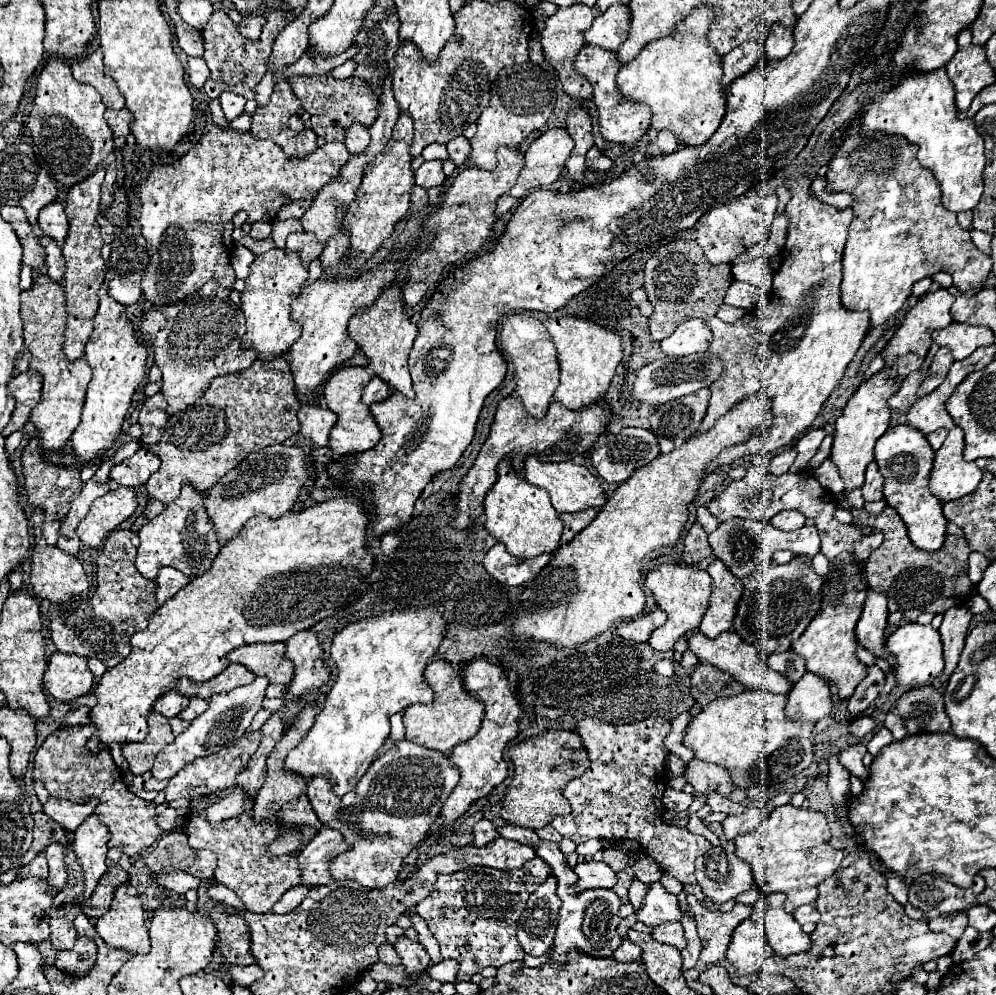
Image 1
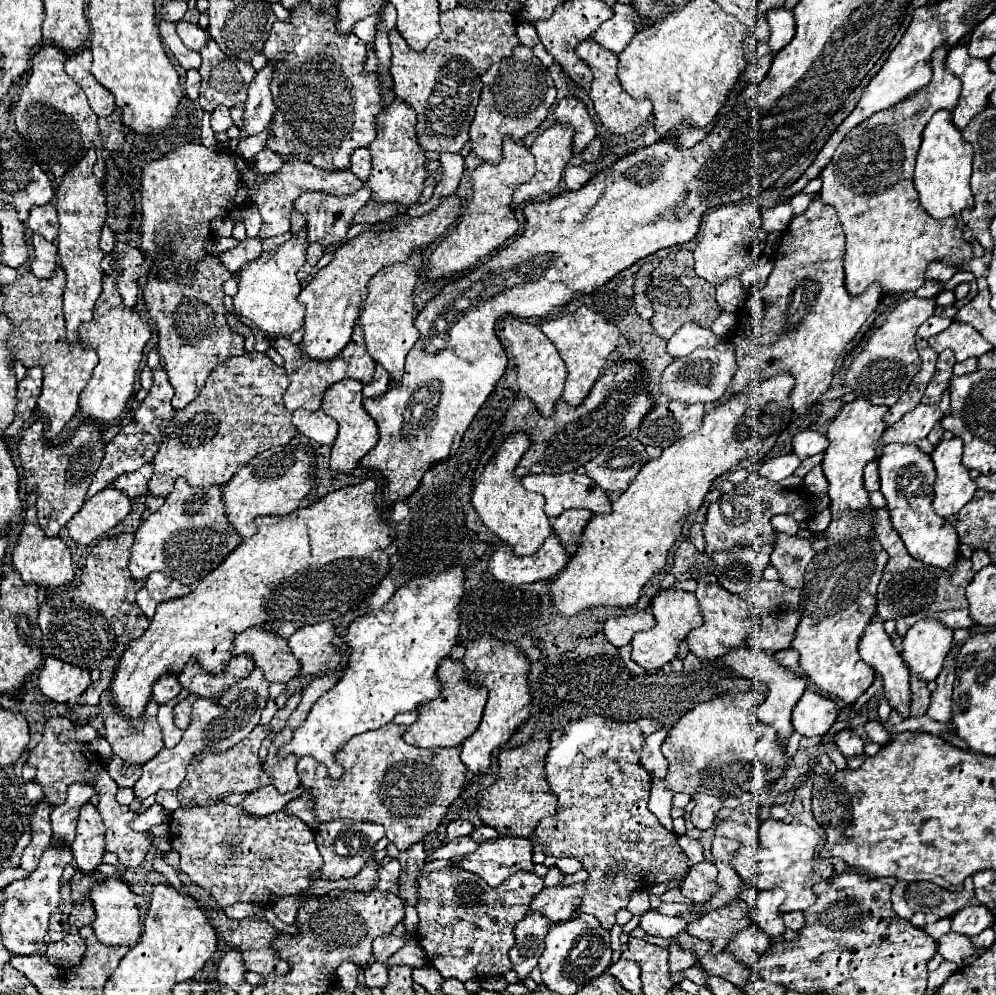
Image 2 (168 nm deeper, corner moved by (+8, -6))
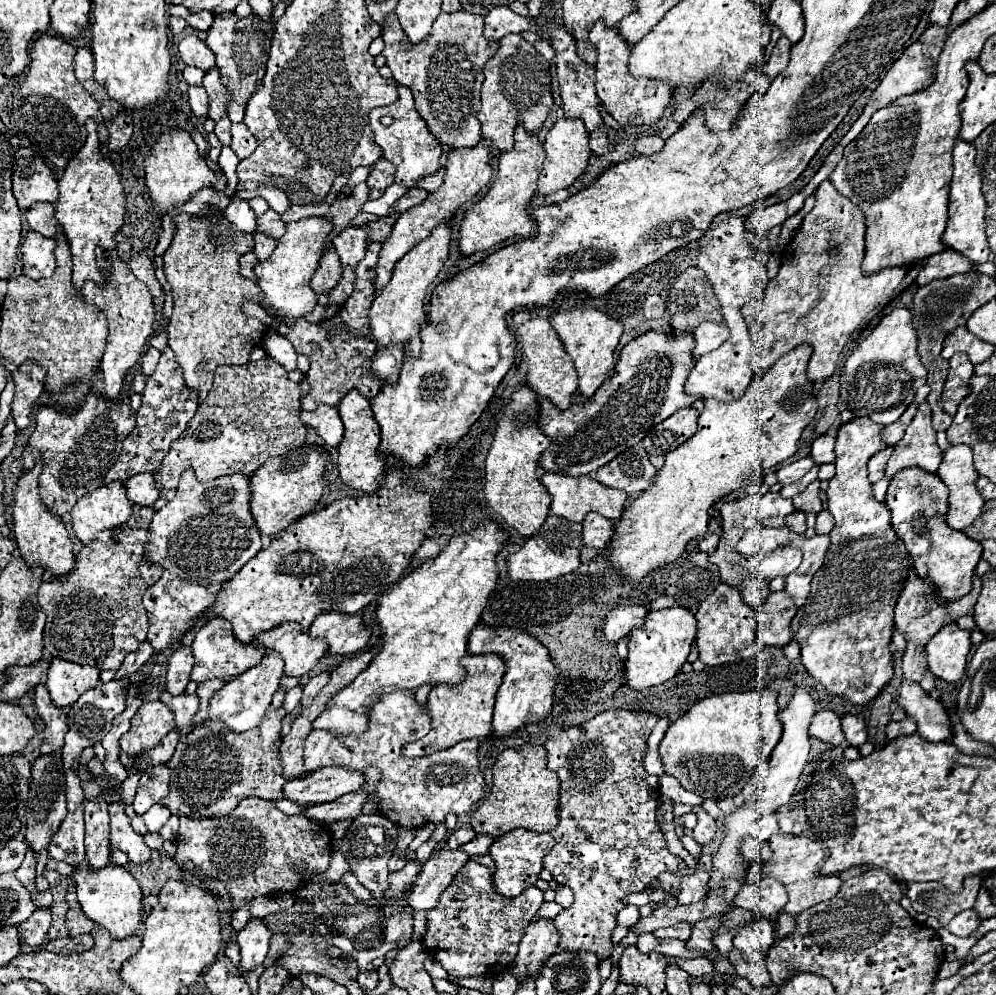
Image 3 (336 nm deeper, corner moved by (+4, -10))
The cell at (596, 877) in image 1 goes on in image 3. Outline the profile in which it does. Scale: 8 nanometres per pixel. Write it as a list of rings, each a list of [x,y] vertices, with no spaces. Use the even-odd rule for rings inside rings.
[[[538,918],[528,922],[528,926],[524,928],[522,940],[520,940],[520,950],[516,956],[516,962],[512,964],[512,974],[516,978],[520,978],[520,966],[532,962],[532,970],[540,970],[540,966],[544,964],[544,960],[556,952],[556,946],[560,942],[560,932],[554,926],[552,918]]]

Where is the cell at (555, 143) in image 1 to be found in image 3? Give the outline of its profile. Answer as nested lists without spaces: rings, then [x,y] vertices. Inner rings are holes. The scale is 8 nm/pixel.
[[[562,118],[558,120],[546,140],[544,140],[544,150],[546,150],[546,160],[544,160],[544,168],[540,172],[540,194],[542,196],[550,196],[560,188],[568,188],[574,184],[574,180],[584,172],[584,168],[588,166],[588,158],[590,158],[590,148],[588,148],[588,132],[584,122],[576,120],[568,120]]]

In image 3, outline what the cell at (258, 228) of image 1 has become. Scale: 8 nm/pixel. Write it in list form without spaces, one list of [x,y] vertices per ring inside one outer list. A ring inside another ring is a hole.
[[[246,252],[246,254],[240,258],[240,274],[242,274],[244,278],[250,278],[250,280],[254,280],[252,268],[256,266],[256,262],[258,262],[258,258],[256,258],[252,252]]]

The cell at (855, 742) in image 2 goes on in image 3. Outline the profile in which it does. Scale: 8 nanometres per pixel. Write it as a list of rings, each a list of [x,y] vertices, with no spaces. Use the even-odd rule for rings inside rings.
[[[846,714],[846,716],[842,718],[842,730],[844,730],[844,736],[846,736],[848,744],[854,746],[854,748],[860,748],[864,742],[868,742],[864,720],[858,718],[858,716]]]

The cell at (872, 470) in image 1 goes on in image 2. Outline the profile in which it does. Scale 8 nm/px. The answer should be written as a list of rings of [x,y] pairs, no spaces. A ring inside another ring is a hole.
[[[872,460],[864,466],[864,486],[868,492],[874,492],[880,488],[880,478],[878,478],[878,462]]]

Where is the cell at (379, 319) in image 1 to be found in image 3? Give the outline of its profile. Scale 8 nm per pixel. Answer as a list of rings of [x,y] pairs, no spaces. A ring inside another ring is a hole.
[[[436,226],[420,246],[414,246],[400,262],[394,266],[394,274],[390,284],[376,294],[372,308],[370,308],[370,328],[372,328],[372,338],[378,348],[388,348],[388,346],[402,346],[404,350],[410,350],[412,356],[420,354],[420,336],[418,332],[422,330],[426,322],[426,310],[424,310],[424,296],[430,286],[430,282],[438,276],[442,270],[442,264],[448,258],[448,246],[450,246],[450,226]]]

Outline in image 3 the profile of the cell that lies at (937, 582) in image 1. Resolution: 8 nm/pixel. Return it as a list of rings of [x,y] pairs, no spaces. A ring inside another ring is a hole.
[[[910,566],[908,570],[908,578],[904,582],[904,588],[900,592],[900,598],[896,602],[894,608],[894,624],[896,630],[906,638],[906,650],[904,650],[904,660],[902,660],[902,670],[904,670],[904,678],[908,680],[916,680],[924,690],[934,690],[936,688],[936,678],[928,672],[928,666],[924,666],[924,642],[936,634],[936,630],[948,622],[956,622],[960,616],[972,614],[976,598],[980,594],[980,576],[974,574],[972,578],[972,590],[958,598],[958,600],[950,600],[950,602],[942,602],[936,588],[932,586],[930,578],[920,578],[916,574],[916,570]]]

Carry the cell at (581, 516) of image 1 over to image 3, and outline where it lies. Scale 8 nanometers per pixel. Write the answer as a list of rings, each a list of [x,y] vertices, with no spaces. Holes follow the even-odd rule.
[[[588,512],[586,518],[582,520],[582,550],[580,550],[580,560],[588,562],[594,556],[598,556],[608,538],[612,538],[614,524],[612,520],[600,516],[598,512]]]

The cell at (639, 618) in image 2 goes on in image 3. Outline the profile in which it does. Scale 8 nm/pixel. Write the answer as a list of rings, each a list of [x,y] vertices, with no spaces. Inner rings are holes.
[[[620,606],[608,612],[606,624],[604,624],[603,633],[610,642],[618,642],[626,638],[634,628],[644,626],[646,622],[648,608],[646,606]]]

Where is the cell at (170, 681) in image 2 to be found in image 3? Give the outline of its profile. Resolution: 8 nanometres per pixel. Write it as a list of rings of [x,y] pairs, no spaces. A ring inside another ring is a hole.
[[[180,646],[180,650],[174,650],[168,660],[168,672],[166,672],[166,692],[172,696],[178,696],[186,690],[190,682],[190,670],[192,670],[194,658],[190,646]]]

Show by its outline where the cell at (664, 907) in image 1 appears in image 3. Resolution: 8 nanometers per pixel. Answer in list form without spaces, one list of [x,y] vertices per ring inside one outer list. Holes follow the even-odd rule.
[[[678,924],[678,926],[672,926],[672,928],[658,928],[654,932],[656,938],[664,940],[664,938],[678,938],[678,940],[688,940],[690,936],[690,926],[688,924]]]

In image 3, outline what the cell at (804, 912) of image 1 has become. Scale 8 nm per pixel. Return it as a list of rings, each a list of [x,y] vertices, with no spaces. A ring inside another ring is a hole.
[[[780,912],[778,914],[778,934],[788,936],[794,932],[794,928],[796,928],[796,918],[786,914],[786,912]]]

